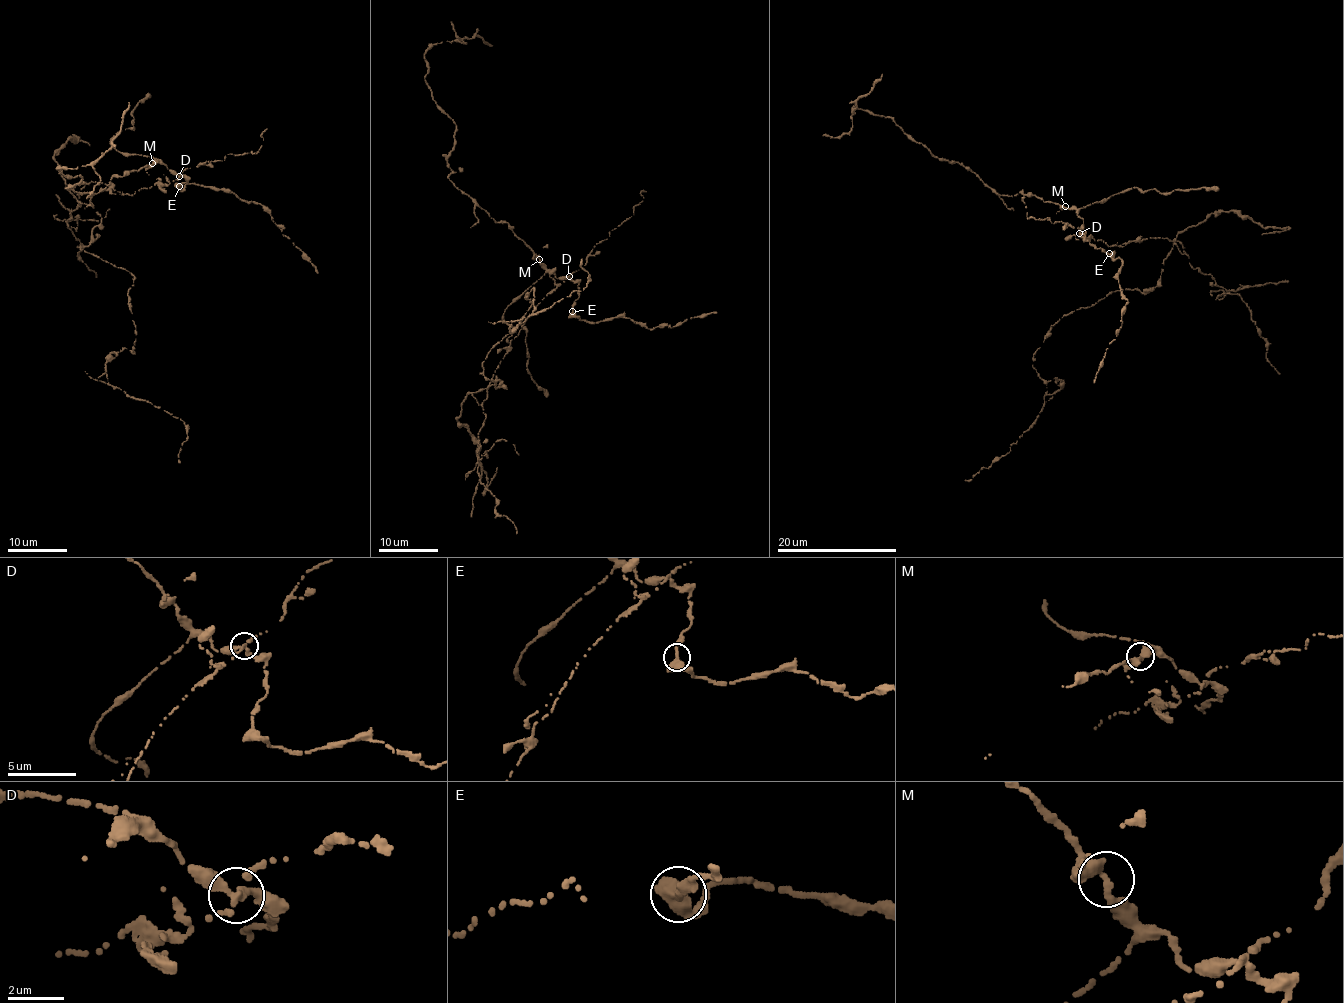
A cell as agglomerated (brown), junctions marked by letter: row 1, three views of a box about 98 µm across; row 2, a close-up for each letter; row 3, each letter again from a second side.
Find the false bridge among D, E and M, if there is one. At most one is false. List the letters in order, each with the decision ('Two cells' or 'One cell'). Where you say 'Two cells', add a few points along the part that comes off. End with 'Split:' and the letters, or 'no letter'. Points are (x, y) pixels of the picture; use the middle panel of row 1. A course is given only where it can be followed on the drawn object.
D: Two cells. Course of the part to remove: (569, 275), (479, 405), (525, 295), (510, 331), (586, 285), (581, 259)
E: One cell
M: One cell
Split: D

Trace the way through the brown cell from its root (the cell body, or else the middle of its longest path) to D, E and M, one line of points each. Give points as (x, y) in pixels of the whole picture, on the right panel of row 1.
D: (1149, 237), (1131, 240), (1124, 246), (1110, 247), (1101, 240), (1084, 239), (1079, 232)
E: (1149, 237), (1131, 240), (1124, 246), (1110, 247), (1101, 240), (1091, 237), (1087, 240), (1079, 235), (1109, 253)
M: (1149, 237), (1131, 240), (1124, 246), (1110, 247), (1091, 237), (1087, 240), (1079, 235), (1082, 219), (1065, 206)

